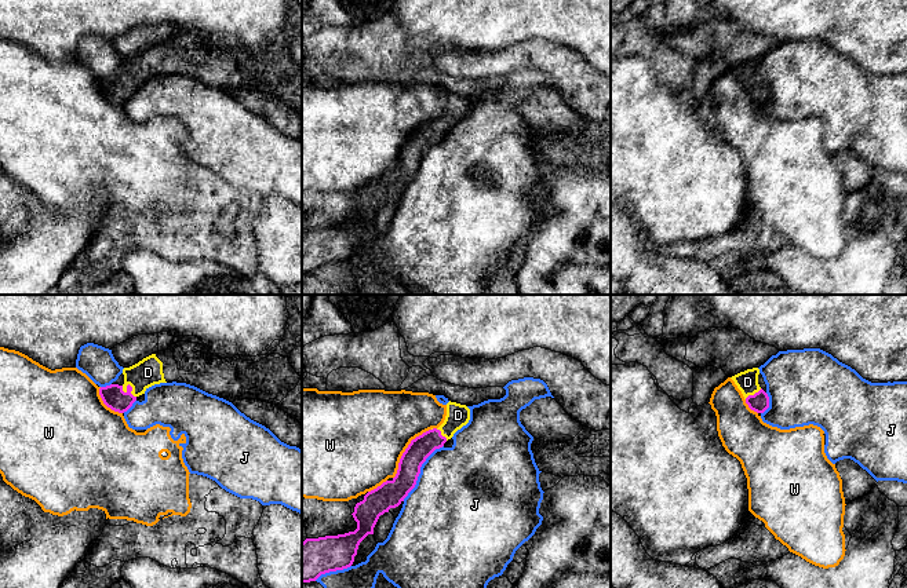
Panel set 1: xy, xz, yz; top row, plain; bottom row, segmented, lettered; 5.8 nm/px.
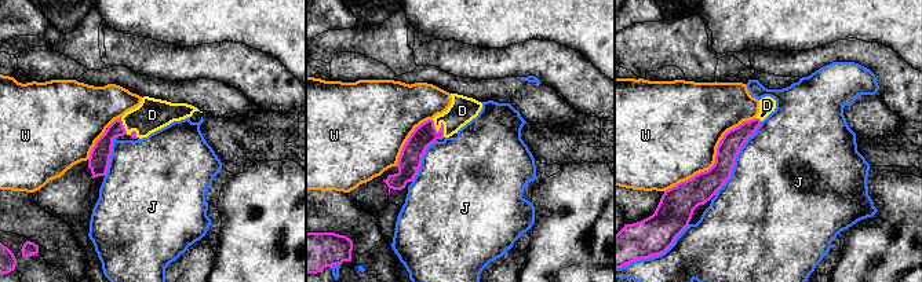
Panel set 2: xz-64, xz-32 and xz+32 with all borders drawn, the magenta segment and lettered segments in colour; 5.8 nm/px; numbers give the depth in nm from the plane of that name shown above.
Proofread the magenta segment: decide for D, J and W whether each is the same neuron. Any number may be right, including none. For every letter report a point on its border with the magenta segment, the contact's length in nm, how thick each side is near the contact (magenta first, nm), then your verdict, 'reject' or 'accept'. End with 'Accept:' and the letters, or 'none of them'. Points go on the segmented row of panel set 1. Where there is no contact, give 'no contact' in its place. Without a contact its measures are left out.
D: xy (128, 384) | 110 nm | 140/160 nm | accept
J: xz (419, 471) | 400 nm | 160/480 nm | reject
W: xz (405, 450) | 360 nm | 140/480 nm | reject
Accept: D

